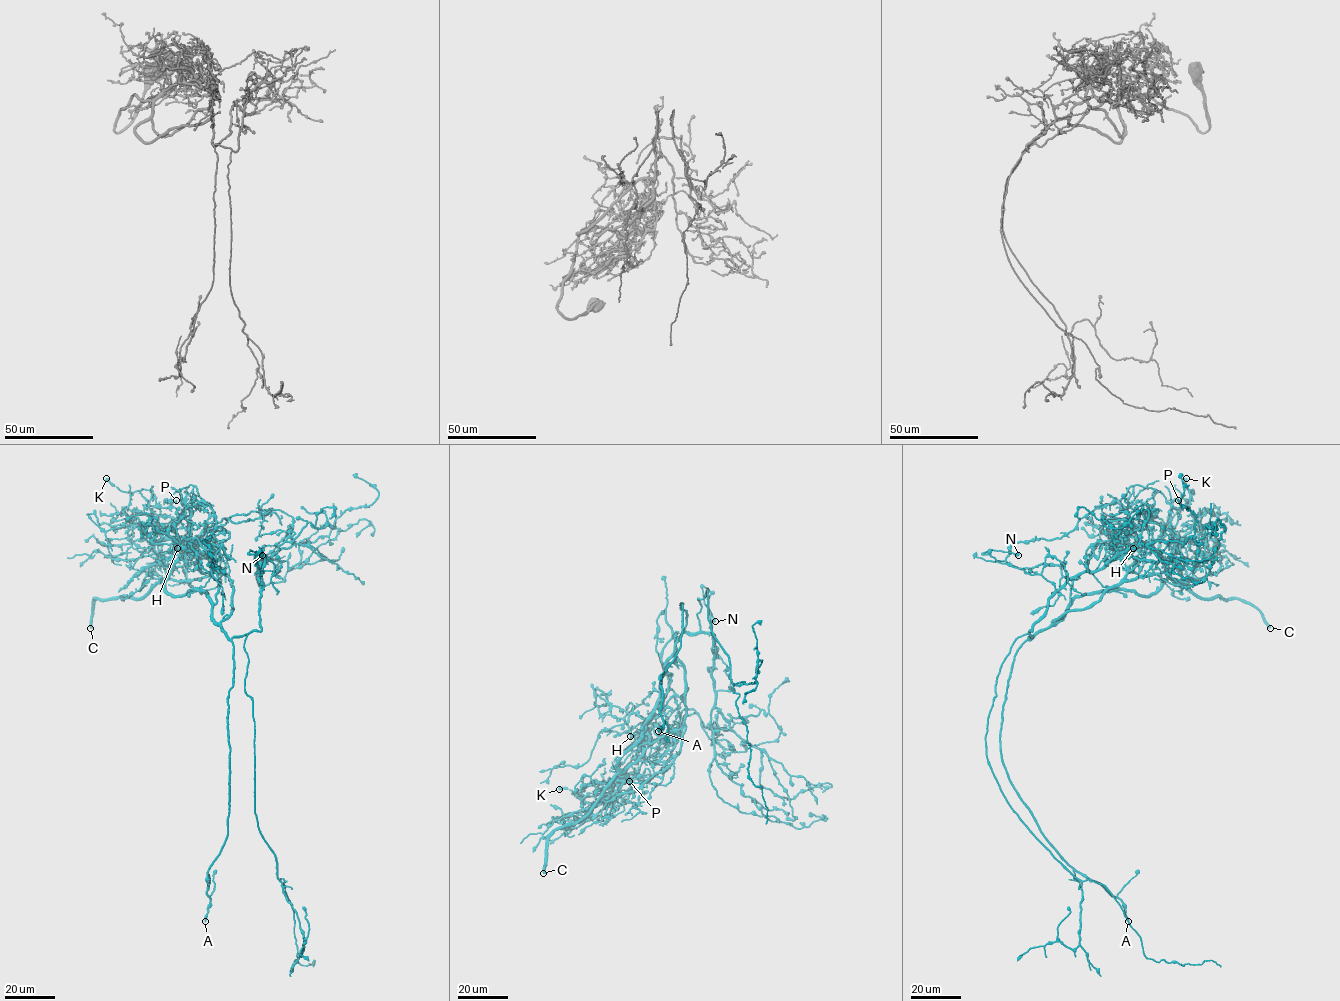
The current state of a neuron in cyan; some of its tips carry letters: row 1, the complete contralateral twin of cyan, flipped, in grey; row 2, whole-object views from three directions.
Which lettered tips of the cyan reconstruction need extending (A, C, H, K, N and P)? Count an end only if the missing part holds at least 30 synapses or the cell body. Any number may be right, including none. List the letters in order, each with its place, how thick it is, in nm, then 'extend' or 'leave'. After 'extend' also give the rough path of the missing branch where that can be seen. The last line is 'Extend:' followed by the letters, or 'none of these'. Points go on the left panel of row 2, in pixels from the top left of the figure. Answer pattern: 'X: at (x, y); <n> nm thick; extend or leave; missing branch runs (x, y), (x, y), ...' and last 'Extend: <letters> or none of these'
A: at (205, 921); 320 nm thick; extend
C: at (90, 628); 550 nm thick; extend; missing branch runs (90, 628), (90, 632), (97, 635), (113, 606), (114, 579), (103, 571)
H: at (177, 548); 440 nm thick; leave
K: at (106, 478); 650 nm thick; leave
N: at (262, 555); 550 nm thick; leave
P: at (176, 500); 280 nm thick; leave
Extend: A, C

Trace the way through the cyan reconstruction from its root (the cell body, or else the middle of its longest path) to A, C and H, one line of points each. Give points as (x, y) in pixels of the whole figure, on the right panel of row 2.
A: (995, 688), (1013, 643), (1028, 633), (1003, 705), (1002, 765), (1048, 843), (1118, 897), (1128, 921)
C: (995, 688), (1013, 643), (1049, 628), (1085, 595), (1151, 595), (1171, 578), (1200, 597), (1250, 603), (1270, 628)
H: (995, 688), (1013, 643), (1092, 606), (1143, 556), (1144, 543), (1137, 539), (1133, 548)

